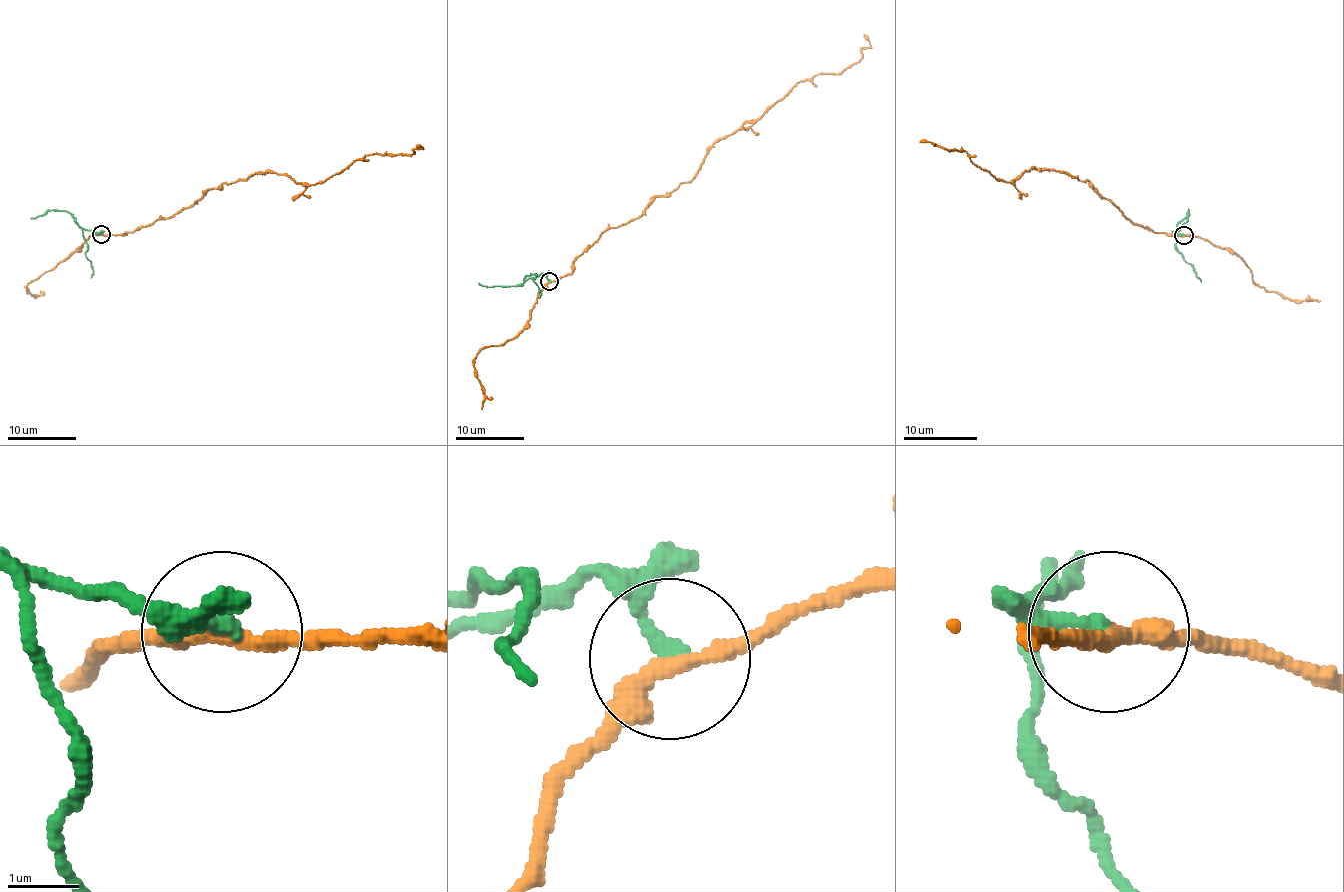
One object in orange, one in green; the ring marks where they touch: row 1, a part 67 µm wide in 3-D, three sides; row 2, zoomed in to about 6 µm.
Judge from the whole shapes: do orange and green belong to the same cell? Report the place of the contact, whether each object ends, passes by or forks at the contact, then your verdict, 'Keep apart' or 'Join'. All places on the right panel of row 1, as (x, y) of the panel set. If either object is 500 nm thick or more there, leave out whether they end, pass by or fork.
Place: (1183, 235). At the ring orange passes by. At the ring green ends. Keep apart

